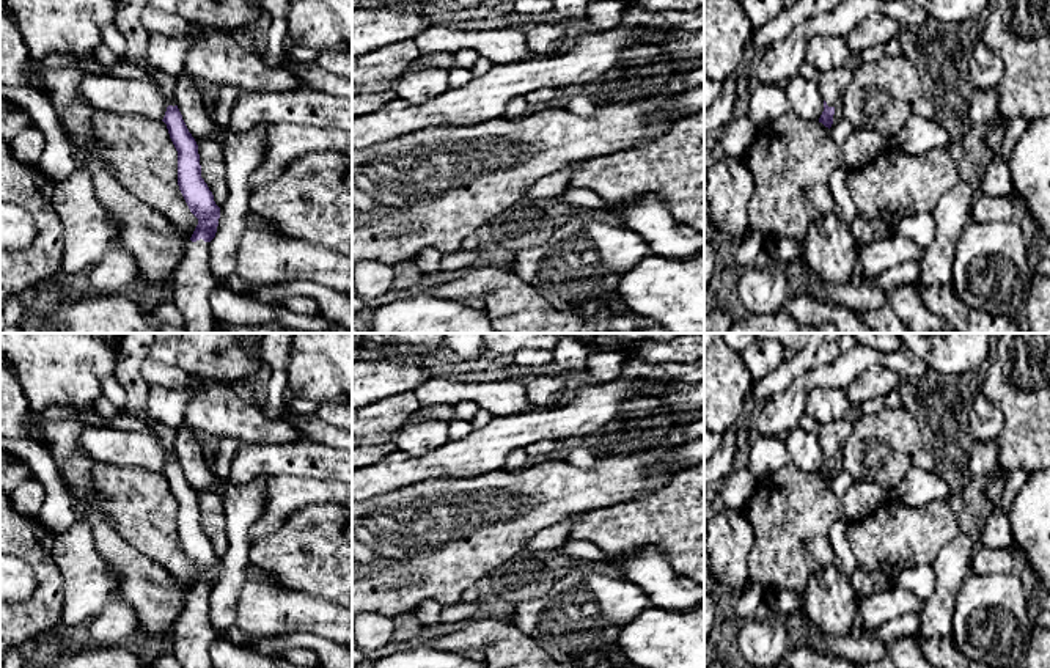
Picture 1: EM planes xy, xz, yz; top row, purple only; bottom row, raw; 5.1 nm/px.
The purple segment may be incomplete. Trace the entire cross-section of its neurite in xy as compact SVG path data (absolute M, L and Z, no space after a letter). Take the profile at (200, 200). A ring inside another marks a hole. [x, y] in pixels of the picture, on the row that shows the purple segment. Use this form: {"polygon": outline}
{"polygon": "M118 0L115 24L121 30L126 49L121 61L141 68L156 86L168 97L163 123L178 151L178 185L198 225L185 240L184 258L178 266L167 295L184 316L187 333L214 333L217 321L212 316L209 294L217 286L209 266L209 247L215 237L220 207L201 178L198 145L189 132L174 101L176 77L162 72L148 58L149 33L140 16L149 0Z"}

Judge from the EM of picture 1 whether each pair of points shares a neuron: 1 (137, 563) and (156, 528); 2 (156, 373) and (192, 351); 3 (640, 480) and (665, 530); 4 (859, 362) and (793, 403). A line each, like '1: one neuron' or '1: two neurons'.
1: two neurons
2: two neurons
3: two neurons
4: one neuron

